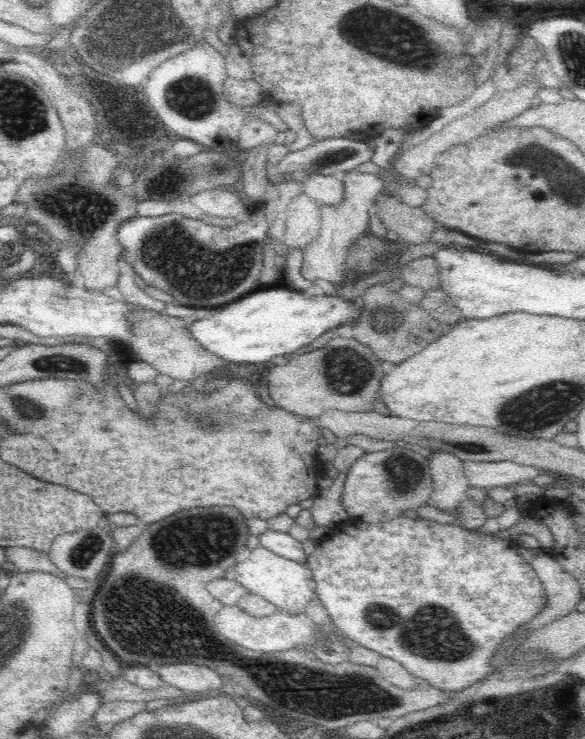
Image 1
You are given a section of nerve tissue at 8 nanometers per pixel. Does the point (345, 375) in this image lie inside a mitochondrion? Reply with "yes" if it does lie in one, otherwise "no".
yes

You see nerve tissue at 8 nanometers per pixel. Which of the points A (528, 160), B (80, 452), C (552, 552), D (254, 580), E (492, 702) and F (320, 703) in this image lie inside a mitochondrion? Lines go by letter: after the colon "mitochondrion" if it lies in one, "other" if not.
A: mitochondrion
B: other
C: other
D: other
E: other
F: mitochondrion

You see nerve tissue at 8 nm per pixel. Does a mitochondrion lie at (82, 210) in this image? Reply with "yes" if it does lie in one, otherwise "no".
yes

